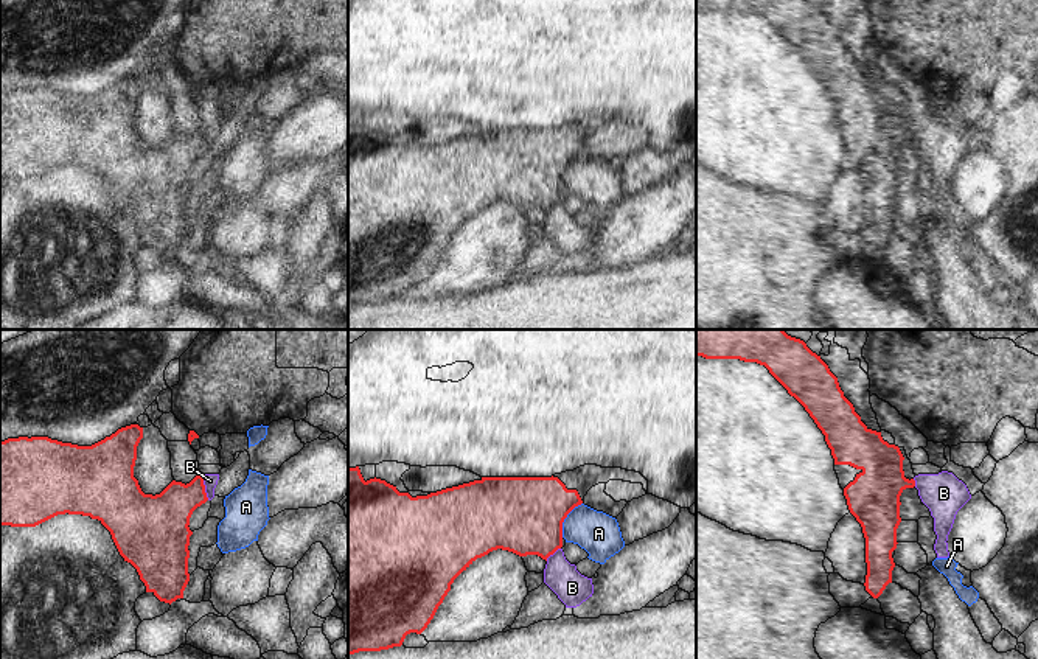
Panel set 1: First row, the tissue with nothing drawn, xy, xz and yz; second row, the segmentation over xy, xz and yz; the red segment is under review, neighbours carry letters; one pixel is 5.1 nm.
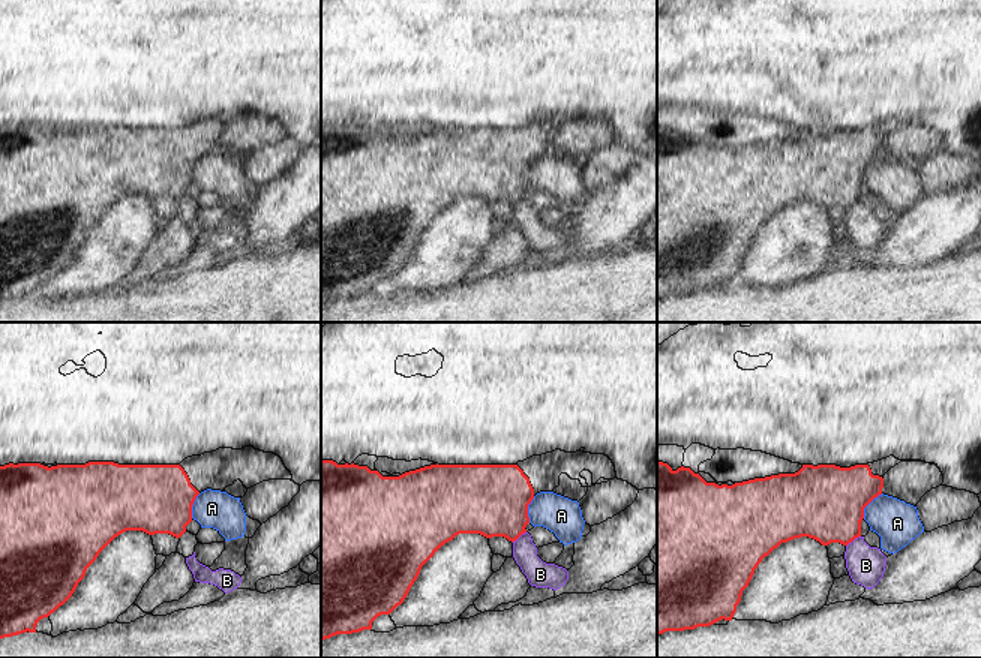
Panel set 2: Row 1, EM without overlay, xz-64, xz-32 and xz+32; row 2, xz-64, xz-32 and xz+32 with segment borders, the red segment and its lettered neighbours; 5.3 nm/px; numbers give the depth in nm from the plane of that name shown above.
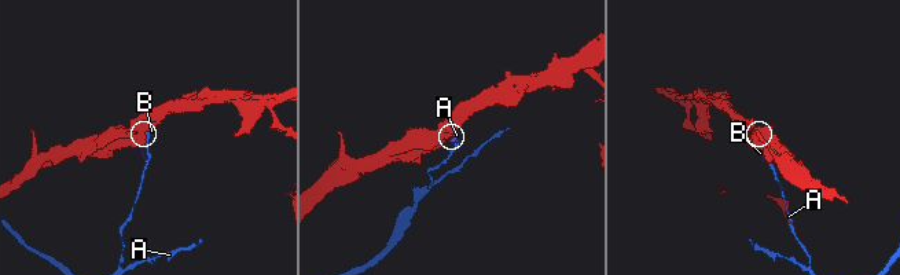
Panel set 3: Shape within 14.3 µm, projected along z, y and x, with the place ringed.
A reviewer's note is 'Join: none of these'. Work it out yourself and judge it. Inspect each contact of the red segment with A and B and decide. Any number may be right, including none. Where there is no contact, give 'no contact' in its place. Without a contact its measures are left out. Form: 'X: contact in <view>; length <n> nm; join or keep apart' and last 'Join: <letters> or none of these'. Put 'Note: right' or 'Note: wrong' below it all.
A: contact in xz; length 220 nm; keep apart
B: contact in xy; length 140 nm; keep apart
Join: none of these
Note: right

